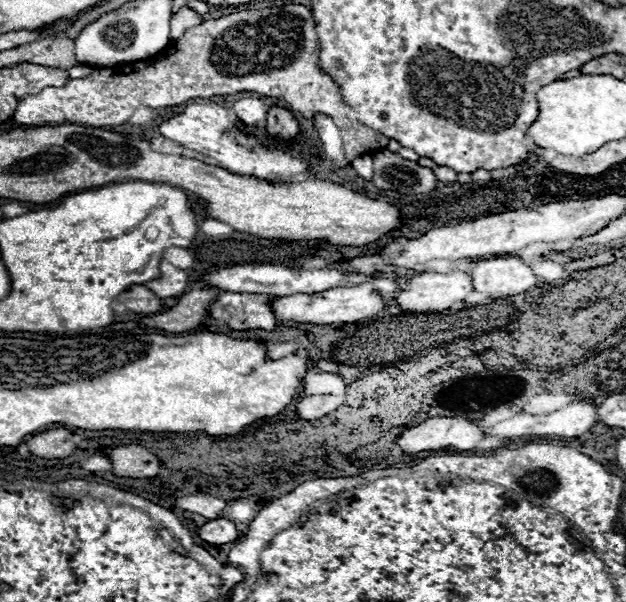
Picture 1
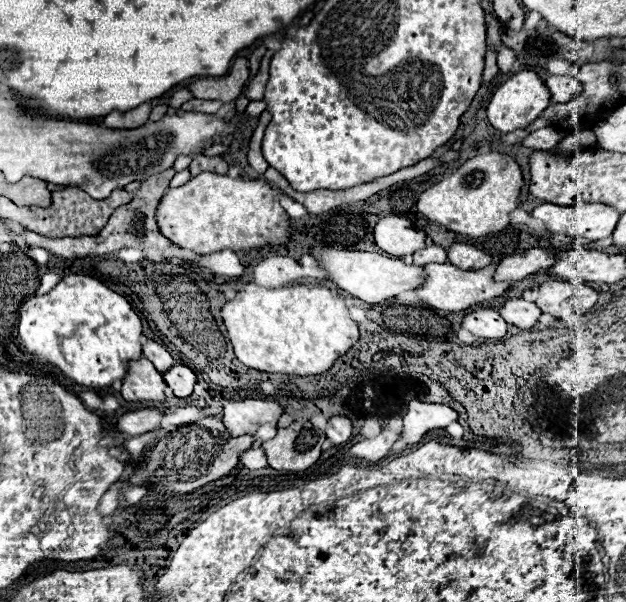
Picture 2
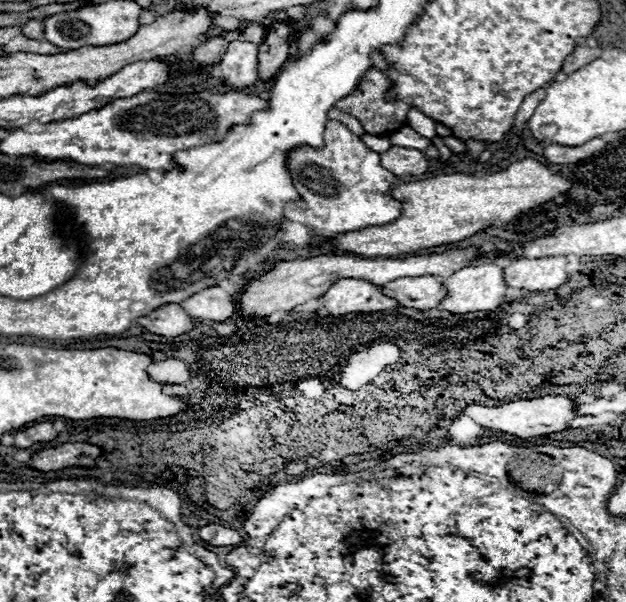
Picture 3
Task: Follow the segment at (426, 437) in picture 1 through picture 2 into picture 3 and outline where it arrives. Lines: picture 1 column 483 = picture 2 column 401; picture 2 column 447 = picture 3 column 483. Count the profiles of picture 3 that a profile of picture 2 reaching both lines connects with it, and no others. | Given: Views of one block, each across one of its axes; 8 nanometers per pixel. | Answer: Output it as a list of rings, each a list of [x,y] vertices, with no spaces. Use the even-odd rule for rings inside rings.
[[[542,396],[542,398],[532,398],[532,400],[516,400],[508,402],[502,406],[478,406],[470,404],[468,408],[462,410],[462,414],[470,416],[476,424],[492,430],[502,430],[506,434],[518,436],[518,438],[532,438],[532,436],[542,436],[550,432],[560,432],[566,426],[568,420],[576,416],[574,412],[574,402],[564,396]]]

